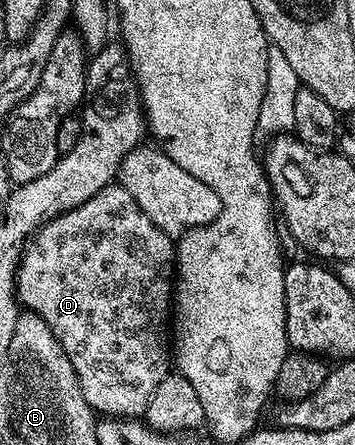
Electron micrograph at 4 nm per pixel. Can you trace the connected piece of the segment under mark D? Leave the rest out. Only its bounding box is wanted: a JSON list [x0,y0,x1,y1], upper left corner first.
[16,185,176,417]

